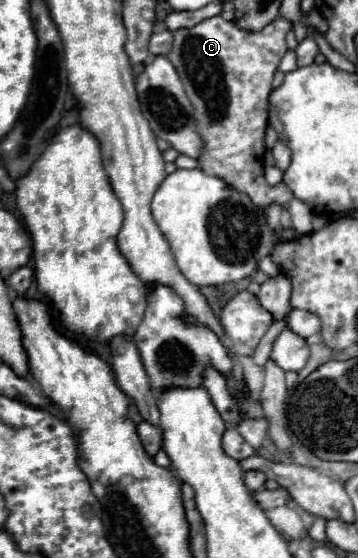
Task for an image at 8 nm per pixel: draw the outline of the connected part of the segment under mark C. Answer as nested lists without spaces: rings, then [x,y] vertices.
[[[284,17],[274,19],[258,33],[248,33],[238,29],[232,21],[202,21],[190,29],[174,31],[174,43],[168,53],[168,59],[174,63],[182,85],[188,93],[188,99],[194,105],[194,119],[198,121],[198,133],[206,143],[206,151],[200,157],[200,169],[208,175],[224,179],[234,189],[246,193],[254,205],[268,207],[270,203],[288,203],[292,191],[288,187],[270,187],[264,179],[264,131],[268,125],[268,95],[272,91],[272,77],[278,69],[282,55],[286,53],[286,33],[290,31],[290,21]]]

